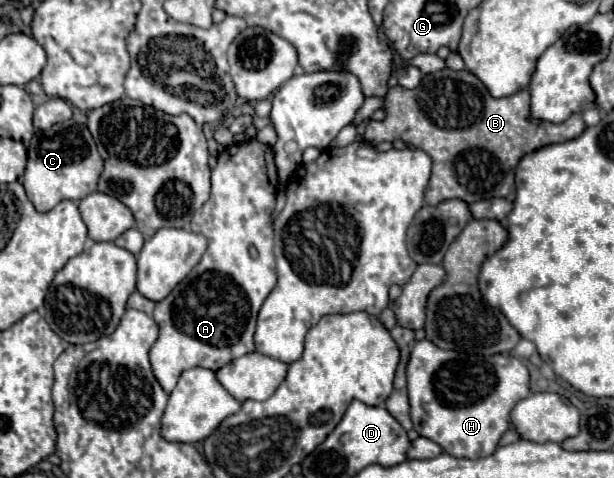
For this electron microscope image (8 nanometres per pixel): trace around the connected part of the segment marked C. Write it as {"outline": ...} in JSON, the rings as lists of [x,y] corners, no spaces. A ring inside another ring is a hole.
{"outline":[[[74,121],[58,123],[58,125],[50,127],[48,131],[38,131],[32,137],[32,141],[28,145],[28,165],[26,165],[26,175],[24,175],[24,189],[38,211],[50,211],[52,207],[56,207],[56,203],[60,203],[64,199],[80,201],[86,195],[94,193],[98,177],[102,173],[102,165],[104,165],[104,161],[100,159],[96,143],[86,125],[76,125]]]}

